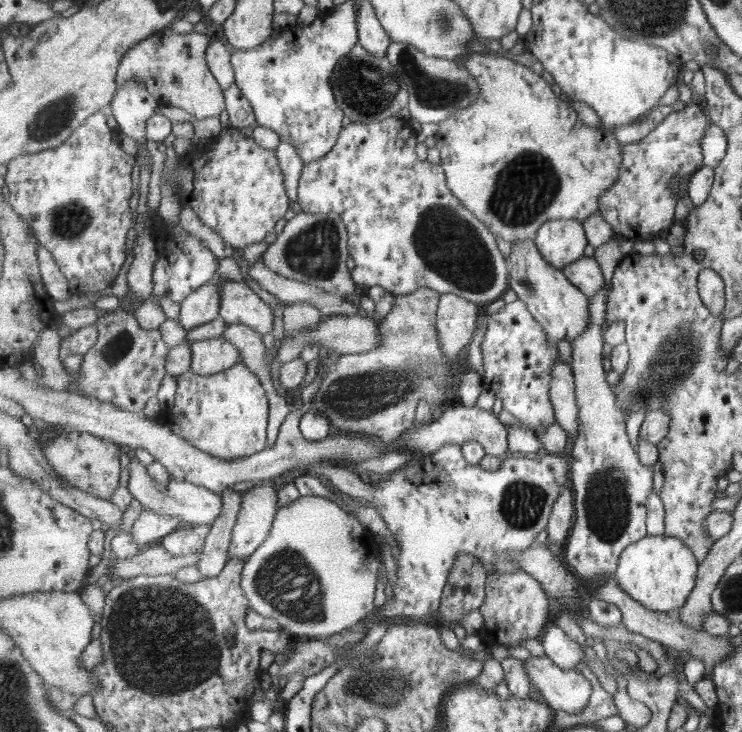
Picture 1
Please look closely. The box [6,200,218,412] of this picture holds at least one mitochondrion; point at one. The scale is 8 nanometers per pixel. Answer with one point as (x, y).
(116, 348)

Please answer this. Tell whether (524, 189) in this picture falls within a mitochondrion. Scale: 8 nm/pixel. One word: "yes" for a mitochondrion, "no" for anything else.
yes

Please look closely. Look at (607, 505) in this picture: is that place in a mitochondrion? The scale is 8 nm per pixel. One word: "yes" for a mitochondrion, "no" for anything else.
yes

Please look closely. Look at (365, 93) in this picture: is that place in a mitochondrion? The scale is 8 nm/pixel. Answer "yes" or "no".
yes

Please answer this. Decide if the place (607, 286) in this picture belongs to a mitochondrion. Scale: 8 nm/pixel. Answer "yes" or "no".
no

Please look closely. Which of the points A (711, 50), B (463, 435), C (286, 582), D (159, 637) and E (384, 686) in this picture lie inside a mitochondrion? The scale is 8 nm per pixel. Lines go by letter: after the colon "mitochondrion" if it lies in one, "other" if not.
A: mitochondrion
B: other
C: mitochondrion
D: mitochondrion
E: mitochondrion

